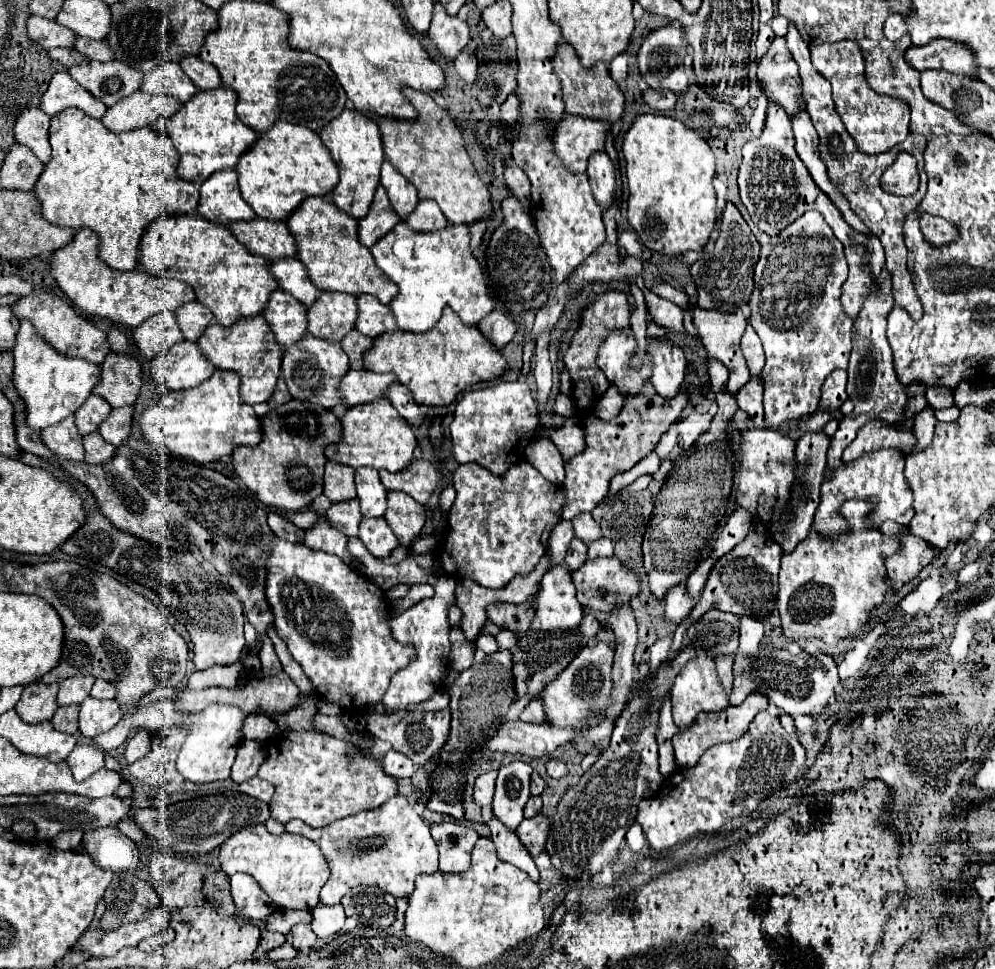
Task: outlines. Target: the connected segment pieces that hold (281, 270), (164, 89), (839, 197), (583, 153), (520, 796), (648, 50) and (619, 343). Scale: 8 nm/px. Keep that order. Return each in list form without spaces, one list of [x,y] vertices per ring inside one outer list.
[[[298,259],[272,261],[270,263],[270,271],[278,279],[280,289],[292,293],[306,307],[312,305],[316,301],[316,297],[320,297],[320,293],[322,293],[322,291],[316,289],[316,285],[312,285],[312,281],[310,281],[304,265]]]
[[[164,63],[146,75],[146,79],[142,83],[142,91],[156,93],[156,95],[160,95],[160,93],[172,95],[172,97],[180,99],[182,103],[186,103],[200,89],[196,89],[196,85],[192,85],[192,81],[188,81],[186,73],[180,69],[178,63]]]
[[[800,111],[794,115],[792,119],[792,127],[794,127],[794,135],[796,135],[796,151],[798,151],[798,157],[804,161],[804,165],[808,167],[814,183],[818,185],[818,189],[822,193],[826,193],[830,197],[830,201],[834,203],[834,207],[842,213],[844,221],[848,225],[852,225],[852,229],[856,231],[862,231],[866,233],[868,237],[872,235],[870,229],[866,229],[864,221],[854,215],[854,211],[850,209],[850,203],[846,201],[846,197],[840,193],[840,189],[836,189],[836,185],[832,185],[828,181],[828,173],[824,169],[824,163],[820,161],[820,151],[818,151],[818,133],[808,117],[806,111]]]
[[[566,115],[556,129],[554,151],[570,171],[584,173],[588,157],[596,151],[604,151],[608,131],[608,121]]]
[[[512,761],[498,769],[496,795],[494,795],[494,817],[508,825],[512,831],[522,823],[522,809],[530,799],[530,775],[532,767],[524,761]]]
[[[664,25],[660,29],[654,29],[642,41],[638,51],[638,67],[642,77],[652,89],[670,89],[676,95],[682,95],[690,89],[690,77],[688,77],[690,59],[686,59],[686,55],[688,55],[688,43],[686,43],[684,31],[672,25]]]
[[[630,329],[612,331],[604,339],[602,347],[598,349],[596,363],[604,371],[606,379],[618,387],[622,397],[640,395],[644,385],[652,377],[652,365],[650,365],[648,351],[646,351],[646,357],[642,361],[642,367],[632,369],[630,359],[636,355],[636,351],[638,351],[638,343],[632,337]]]

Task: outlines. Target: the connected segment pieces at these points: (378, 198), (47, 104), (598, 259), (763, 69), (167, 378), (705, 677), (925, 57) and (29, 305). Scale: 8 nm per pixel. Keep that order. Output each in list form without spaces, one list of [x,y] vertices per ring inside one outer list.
[[[378,187],[368,217],[364,217],[364,219],[358,223],[360,243],[366,245],[366,247],[372,247],[380,237],[384,237],[384,233],[388,233],[388,229],[392,229],[392,227],[394,227],[396,223],[400,223],[400,221],[402,221],[402,219],[400,219],[400,215],[392,209],[384,187]]]
[[[56,73],[50,79],[50,87],[42,97],[40,109],[48,115],[56,115],[68,107],[82,109],[86,115],[100,119],[106,107],[92,97],[82,85],[78,85],[68,73]]]
[[[617,197],[608,211],[604,211],[604,225],[606,241],[588,261],[584,261],[570,277],[570,289],[578,291],[588,283],[610,283],[610,281],[624,281],[628,275],[641,275],[642,262],[637,257],[626,257],[624,261],[618,259],[618,226],[615,216],[619,212]]]
[[[776,37],[768,49],[768,53],[760,59],[758,65],[758,81],[770,101],[776,101],[792,119],[796,105],[804,105],[804,97],[800,93],[800,75],[798,65],[788,53],[782,37]]]
[[[192,341],[176,343],[168,353],[154,359],[152,375],[172,391],[192,389],[212,377],[216,369],[204,359],[202,349]]]
[[[710,655],[692,657],[692,661],[688,661],[688,665],[684,665],[684,669],[680,669],[680,673],[676,675],[676,681],[670,693],[672,693],[672,705],[674,705],[672,707],[674,723],[680,729],[688,729],[690,725],[694,725],[698,713],[720,713],[728,707],[726,689],[720,685],[716,663],[714,663],[714,657]]]
[[[928,41],[928,45],[910,45],[904,53],[908,63],[916,71],[944,69],[960,75],[974,75],[974,55],[972,51],[954,41]]]
[[[36,289],[26,297],[20,297],[14,305],[12,305],[12,313],[18,319],[30,319],[36,327],[36,331],[62,355],[68,357],[80,357],[86,361],[92,361],[96,365],[104,363],[106,355],[110,353],[108,347],[108,339],[106,333],[102,329],[98,329],[88,317],[80,315],[68,301],[60,299],[58,295],[54,295],[52,291],[46,289]]]

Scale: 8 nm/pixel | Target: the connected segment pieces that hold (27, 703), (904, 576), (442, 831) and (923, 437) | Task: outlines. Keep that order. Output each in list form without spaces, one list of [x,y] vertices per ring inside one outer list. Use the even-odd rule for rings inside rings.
[[[40,681],[30,683],[22,691],[22,697],[16,705],[16,713],[26,723],[50,721],[54,711],[58,709],[56,695],[58,695],[58,683],[48,683],[48,685]]]
[[[900,535],[902,549],[886,561],[890,591],[896,591],[902,583],[912,581],[922,567],[926,567],[936,555],[928,549],[928,543],[914,535]]]
[[[460,823],[432,825],[432,837],[440,853],[440,871],[462,873],[470,867],[470,851],[480,835]]]
[[[926,407],[922,413],[918,413],[918,415],[916,415],[916,423],[914,423],[912,431],[914,431],[914,435],[916,435],[918,443],[916,443],[914,453],[930,445],[932,435],[934,435],[934,425],[936,425],[936,419],[934,419],[932,409],[928,409],[928,407]]]

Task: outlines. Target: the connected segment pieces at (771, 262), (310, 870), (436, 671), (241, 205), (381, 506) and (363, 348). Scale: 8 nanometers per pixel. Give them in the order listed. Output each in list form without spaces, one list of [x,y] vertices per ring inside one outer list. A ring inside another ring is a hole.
[[[808,211],[780,235],[772,237],[760,249],[760,259],[754,269],[754,291],[750,299],[750,325],[762,339],[766,351],[766,365],[760,373],[764,383],[764,421],[766,425],[780,425],[782,421],[802,419],[812,415],[820,403],[820,387],[834,369],[848,369],[852,351],[852,319],[844,315],[840,305],[840,289],[848,277],[842,243],[834,237],[830,225],[818,211]]]
[[[264,823],[248,825],[234,833],[224,845],[220,845],[220,869],[226,875],[248,873],[264,889],[264,893],[282,909],[314,909],[318,893],[328,881],[328,863],[310,839],[302,835],[272,835],[266,831]]]
[[[442,575],[434,585],[436,595],[432,599],[424,599],[418,605],[404,611],[402,615],[392,617],[392,621],[390,621],[392,635],[396,637],[396,641],[412,645],[416,649],[416,661],[410,661],[404,669],[400,669],[392,677],[390,687],[382,699],[386,709],[406,711],[410,705],[418,705],[418,703],[430,699],[432,693],[436,689],[440,689],[440,679],[444,677],[444,673],[448,669],[448,651],[450,651],[448,607],[454,605],[454,587],[456,587],[454,577]]]
[[[234,169],[216,171],[202,183],[198,215],[218,225],[228,225],[232,221],[250,221],[256,217],[240,195]]]
[[[356,469],[356,491],[364,517],[384,517],[388,491],[384,489],[376,469]]]
[[[354,329],[344,337],[342,347],[346,349],[346,353],[350,357],[352,369],[364,369],[364,353],[368,351],[368,347],[372,347],[372,339],[368,339],[366,335],[362,335]]]

